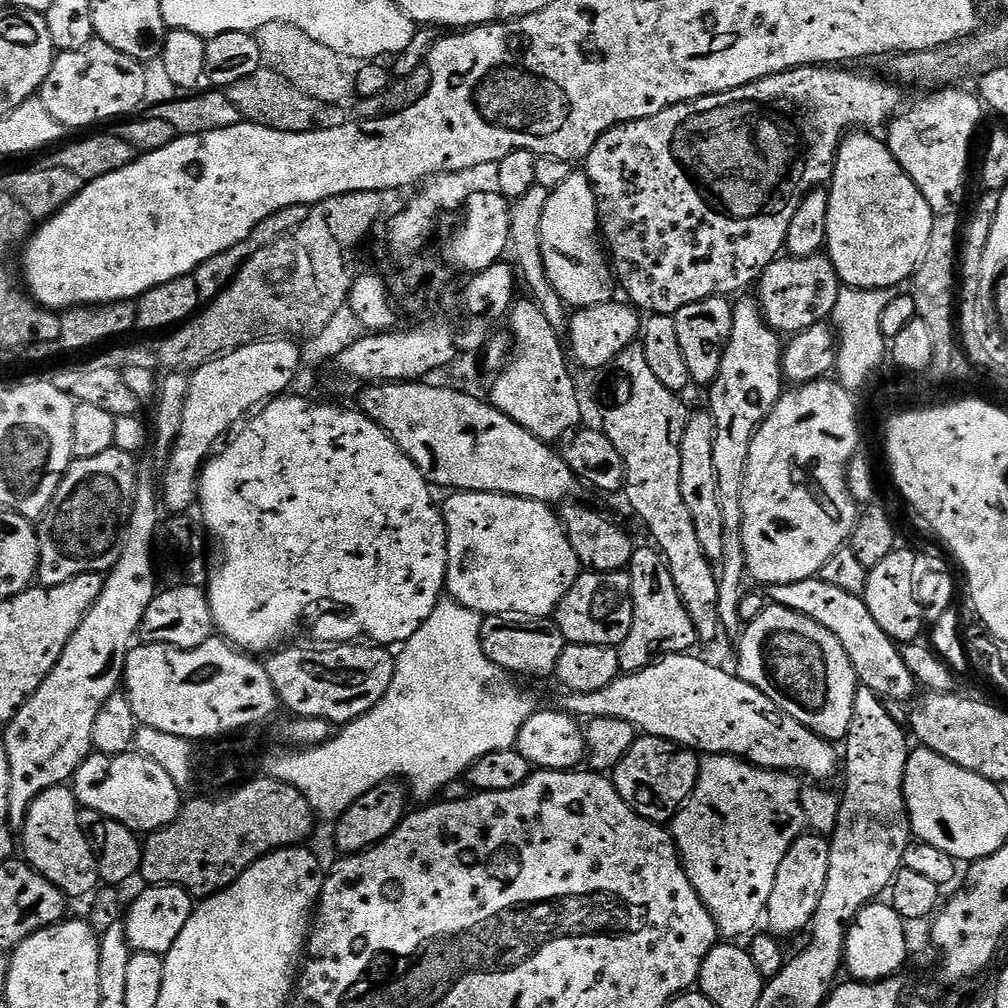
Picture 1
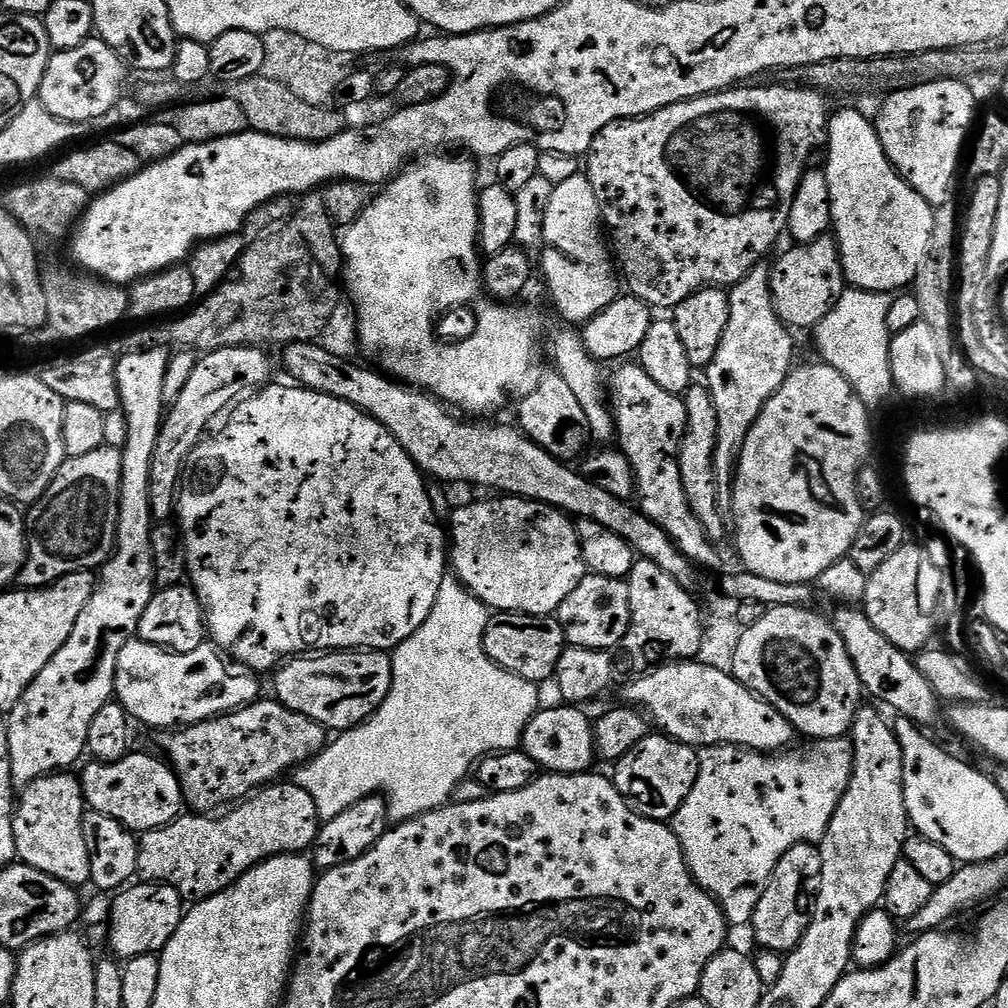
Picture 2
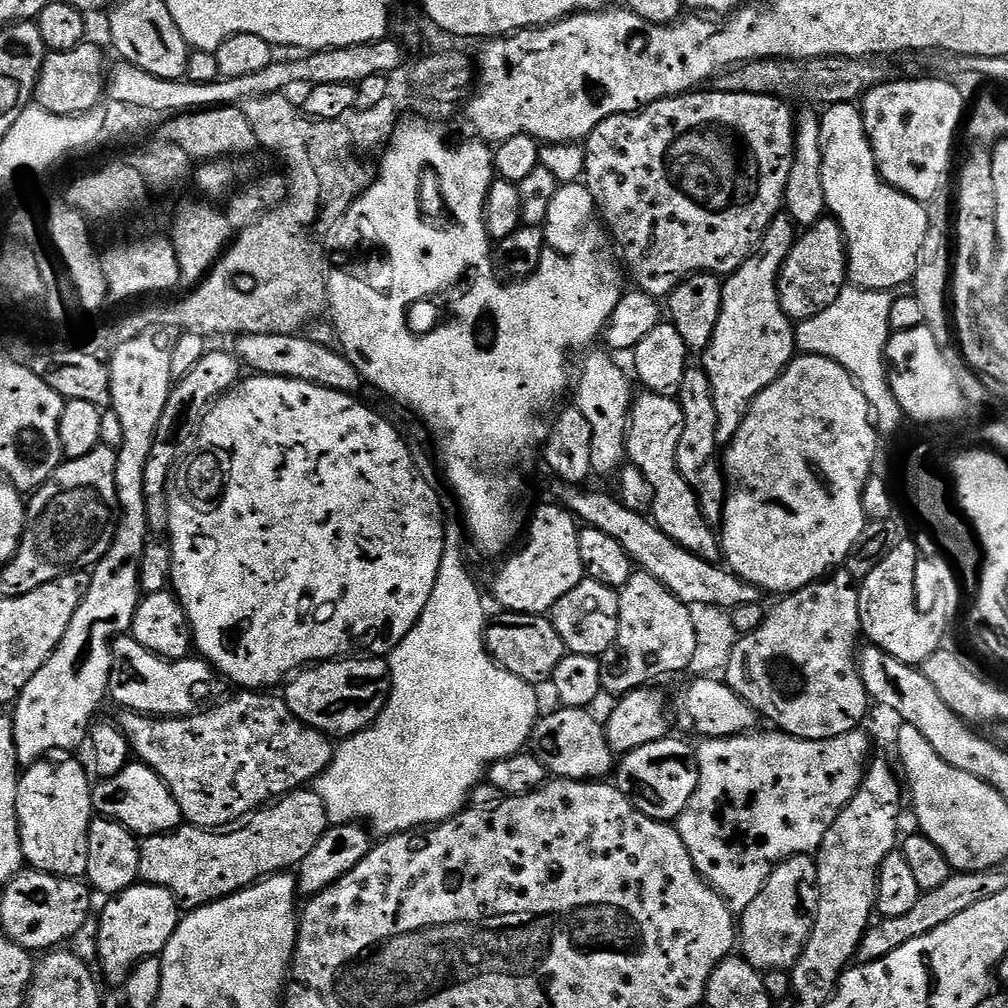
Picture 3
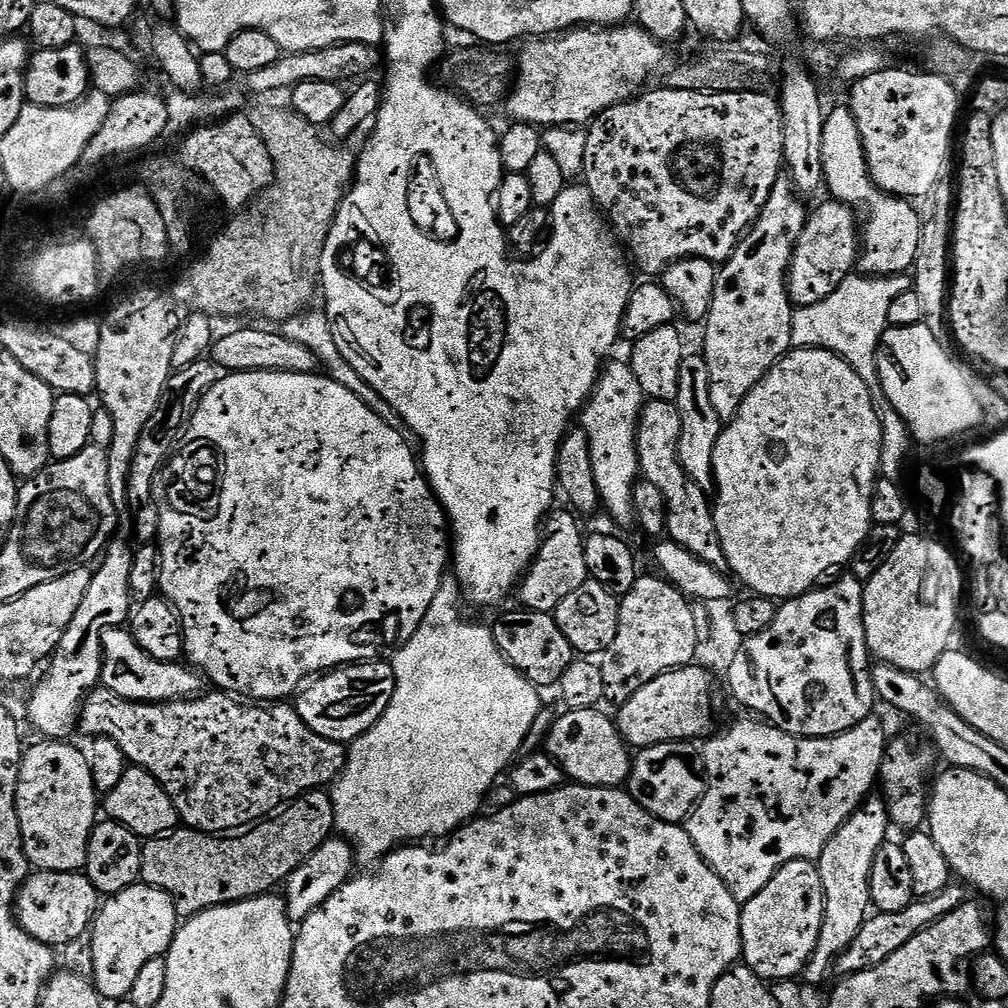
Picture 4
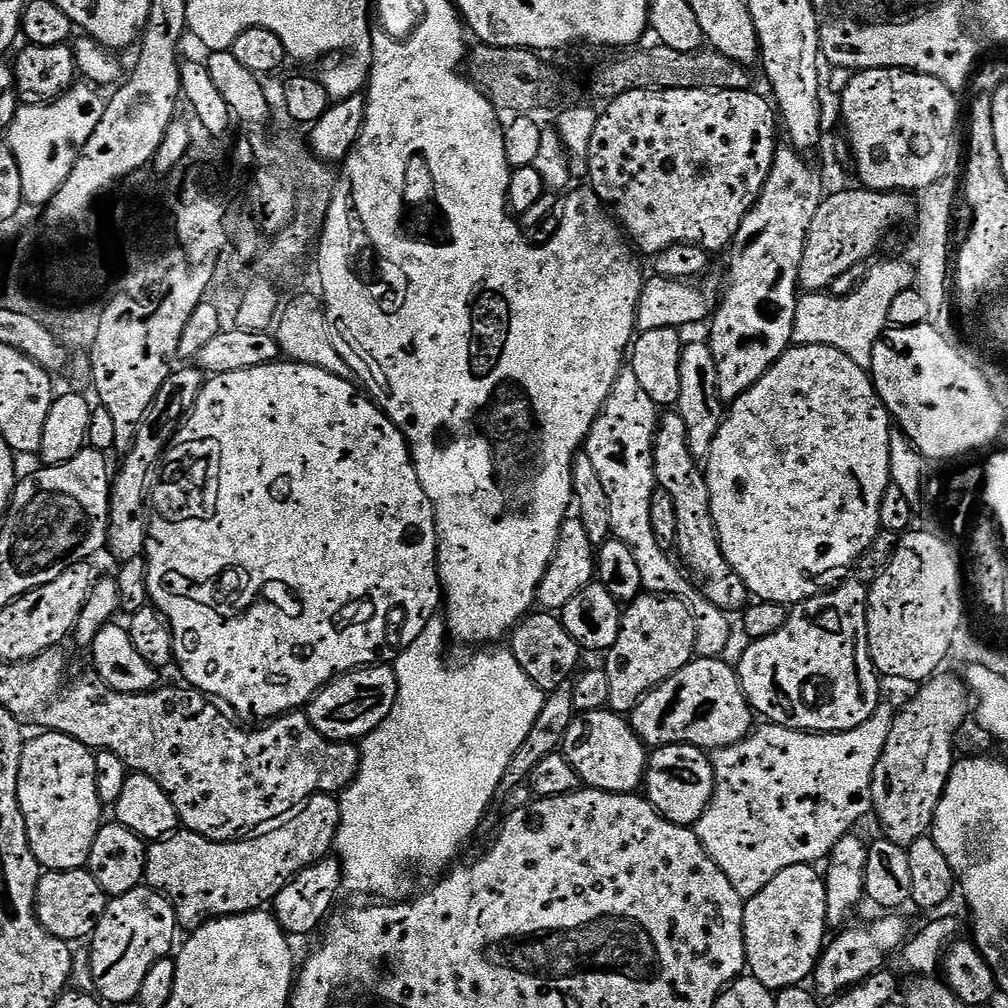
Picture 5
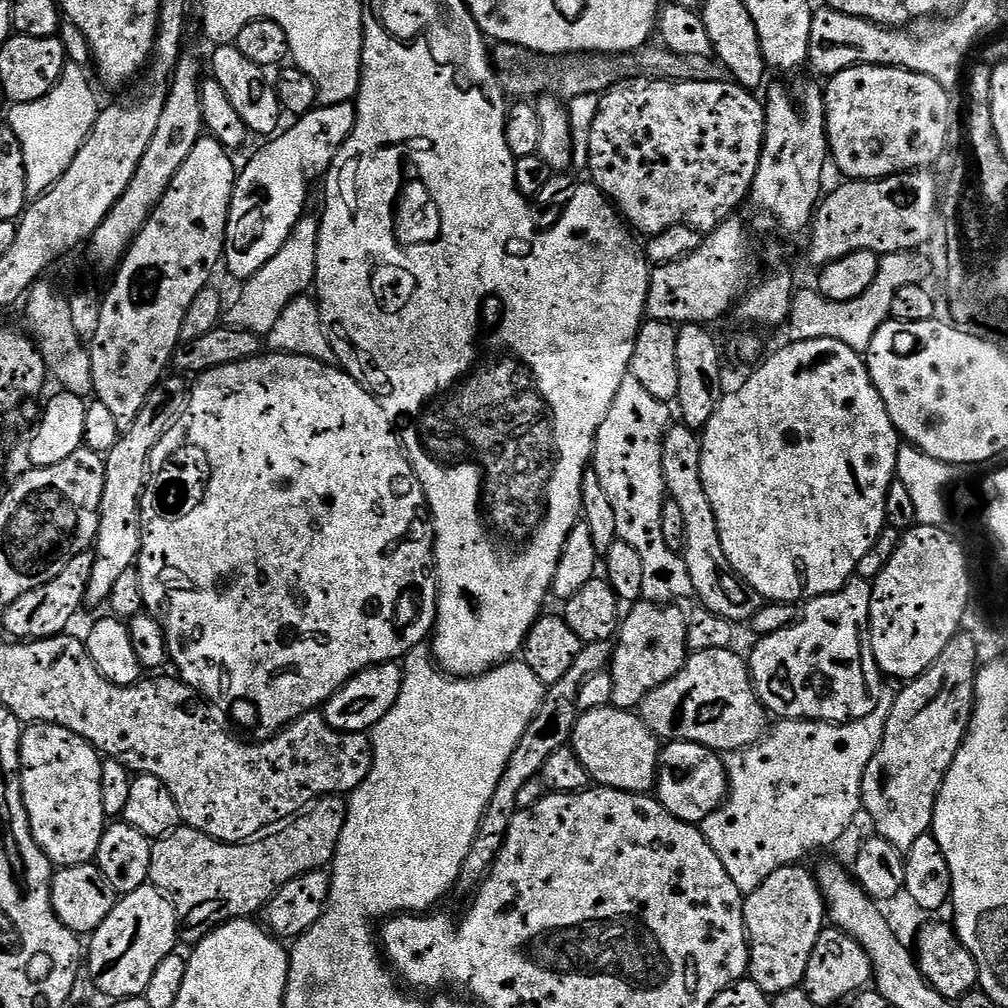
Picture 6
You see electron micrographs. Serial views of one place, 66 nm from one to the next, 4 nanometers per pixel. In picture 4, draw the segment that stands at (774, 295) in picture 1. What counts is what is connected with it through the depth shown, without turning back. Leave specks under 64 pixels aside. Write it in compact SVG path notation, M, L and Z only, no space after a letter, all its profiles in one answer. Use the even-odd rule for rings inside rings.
M826 200L825 204L809 211L802 238L798 238L788 267L788 296L796 308L814 306L822 302L822 298L830 298L837 286L853 275L858 264L862 236L858 231L857 213L840 200Z

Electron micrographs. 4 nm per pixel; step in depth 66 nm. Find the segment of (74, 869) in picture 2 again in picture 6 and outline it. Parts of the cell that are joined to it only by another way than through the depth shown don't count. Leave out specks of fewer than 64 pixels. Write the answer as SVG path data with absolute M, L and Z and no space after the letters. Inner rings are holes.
M27 725L20 733L20 789L32 836L57 869L95 861L106 817L102 810L102 756L93 744L62 726Z

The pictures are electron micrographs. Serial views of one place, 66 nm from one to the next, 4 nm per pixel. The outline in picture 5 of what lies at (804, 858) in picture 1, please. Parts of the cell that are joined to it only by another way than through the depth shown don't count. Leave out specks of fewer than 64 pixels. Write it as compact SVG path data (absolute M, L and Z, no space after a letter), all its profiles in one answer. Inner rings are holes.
M810 864L786 866L786 870L782 870L774 878L770 878L770 882L766 882L766 886L762 886L762 890L758 890L758 894L754 894L745 903L744 959L750 969L750 975L758 982L762 982L762 986L781 990L803 985L816 971L816 960L823 952L826 937L830 932L824 876L816 873L816 870Z

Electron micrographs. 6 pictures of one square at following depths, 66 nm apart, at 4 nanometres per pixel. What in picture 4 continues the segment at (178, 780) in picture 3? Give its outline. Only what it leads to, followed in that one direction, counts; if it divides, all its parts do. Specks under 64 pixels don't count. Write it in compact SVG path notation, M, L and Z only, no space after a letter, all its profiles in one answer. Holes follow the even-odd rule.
M97 686L84 700L78 728L88 738L109 736L118 742L129 765L149 772L166 790L180 815L180 824L196 832L205 832L207 836L227 837L251 829L275 817L299 796L327 789L339 780L348 764L348 748L322 738L322 734L314 734L291 703L257 706L228 694L215 695L166 700L162 704L137 704L135 700L127 700L108 688Z

